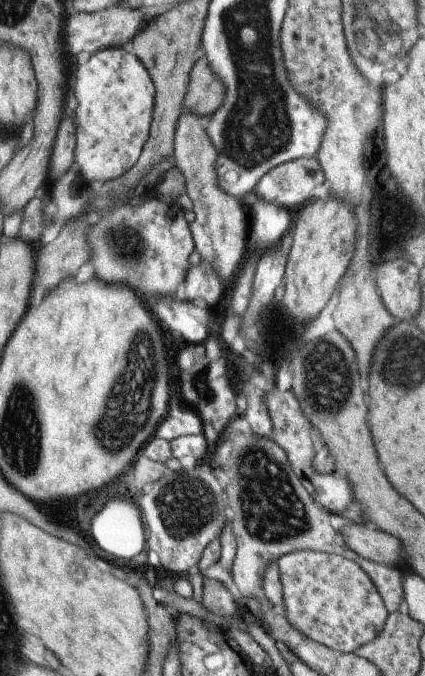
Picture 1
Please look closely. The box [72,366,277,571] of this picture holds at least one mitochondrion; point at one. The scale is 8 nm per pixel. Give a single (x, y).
(188, 505)

